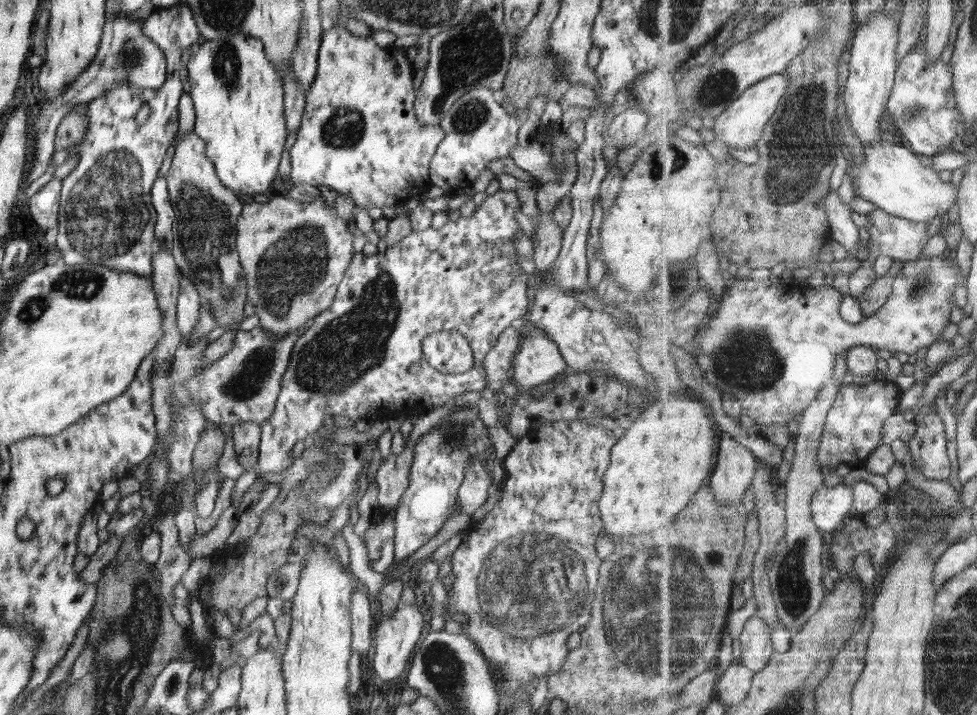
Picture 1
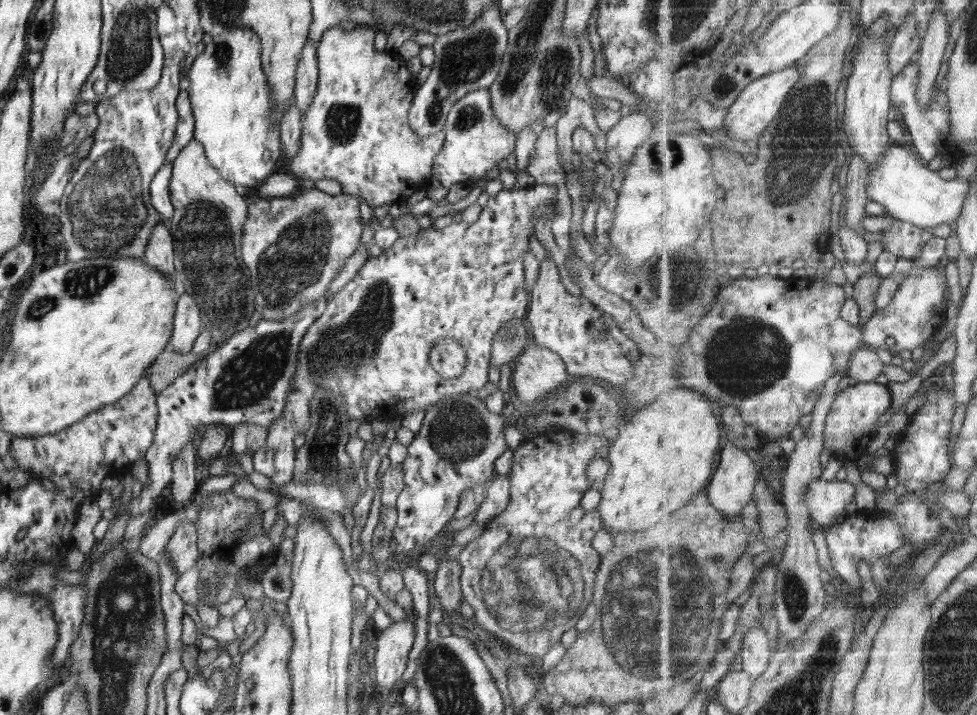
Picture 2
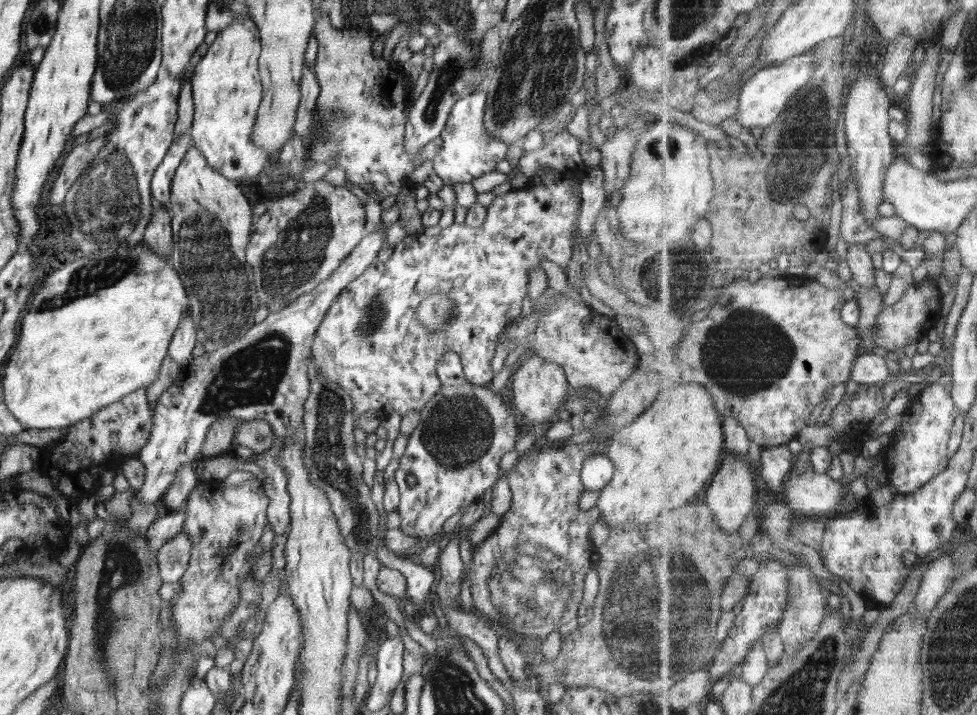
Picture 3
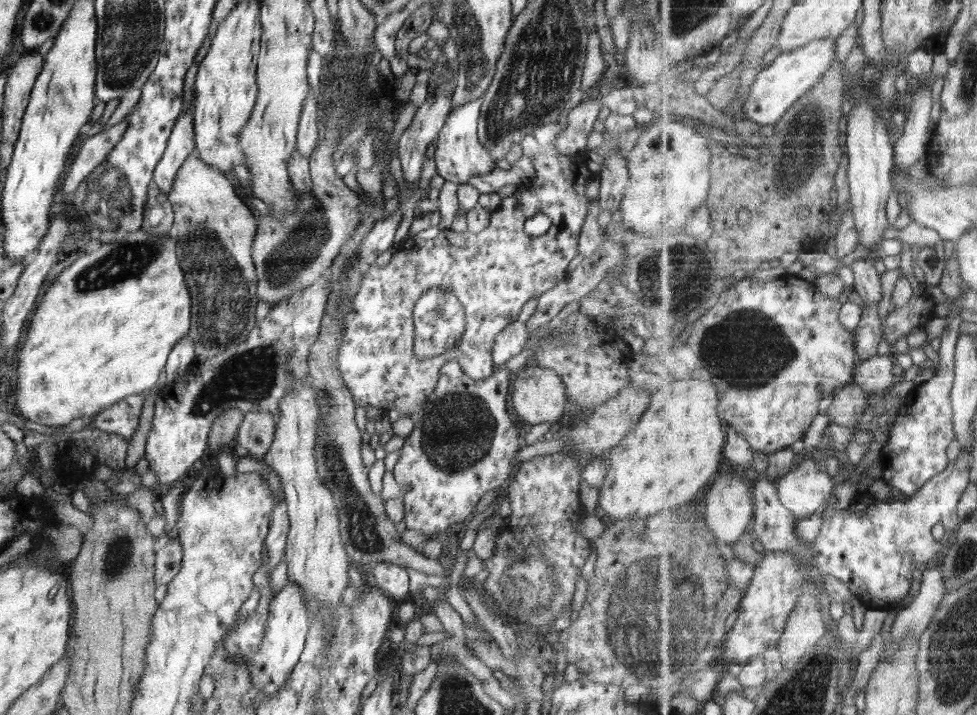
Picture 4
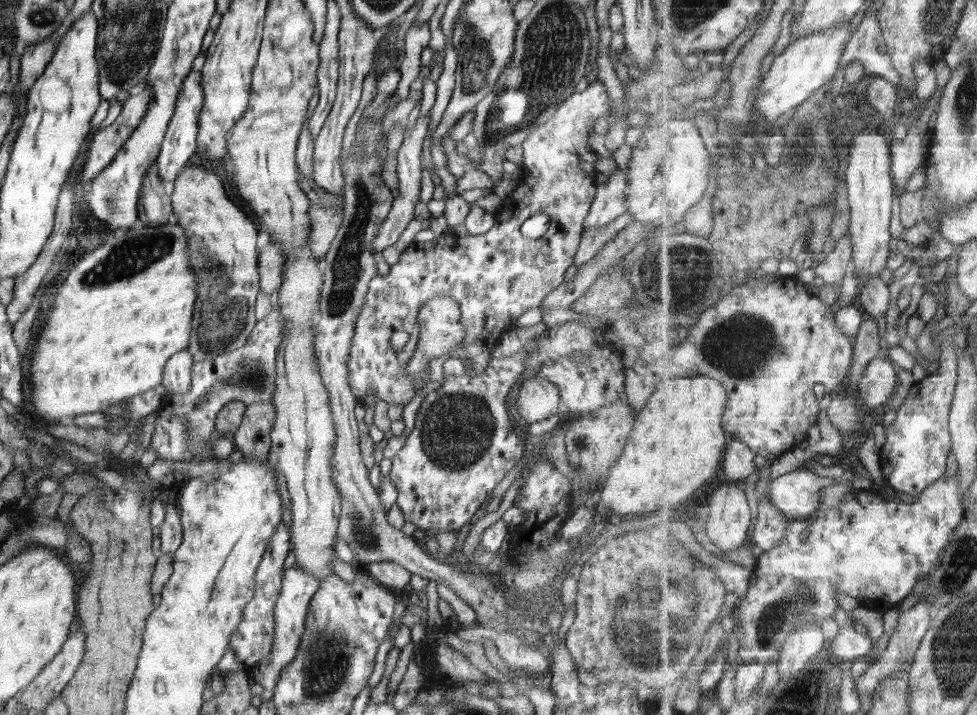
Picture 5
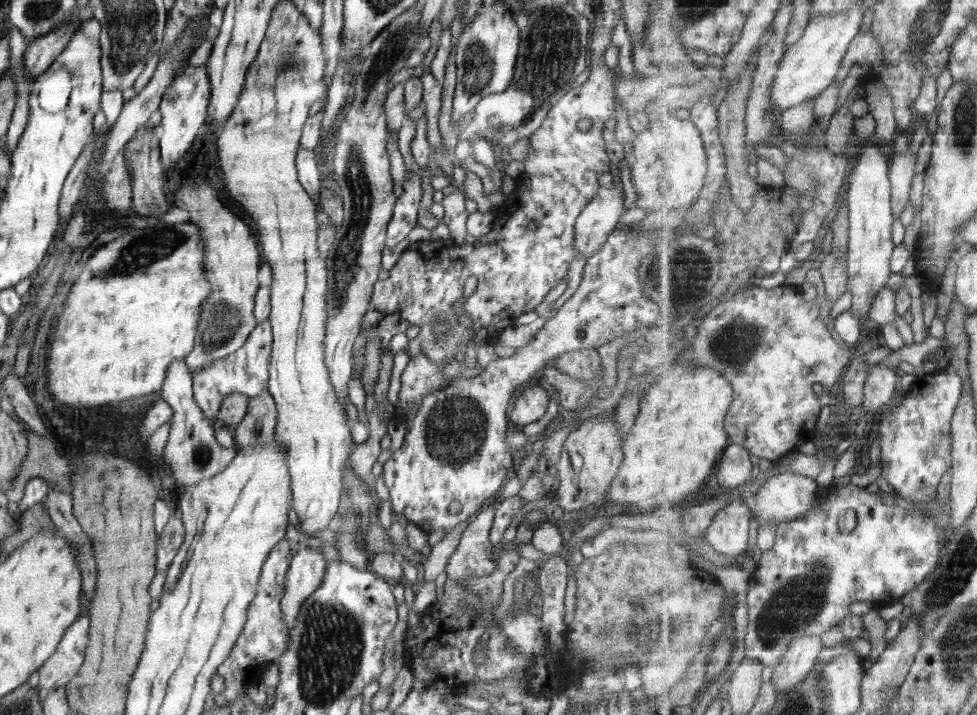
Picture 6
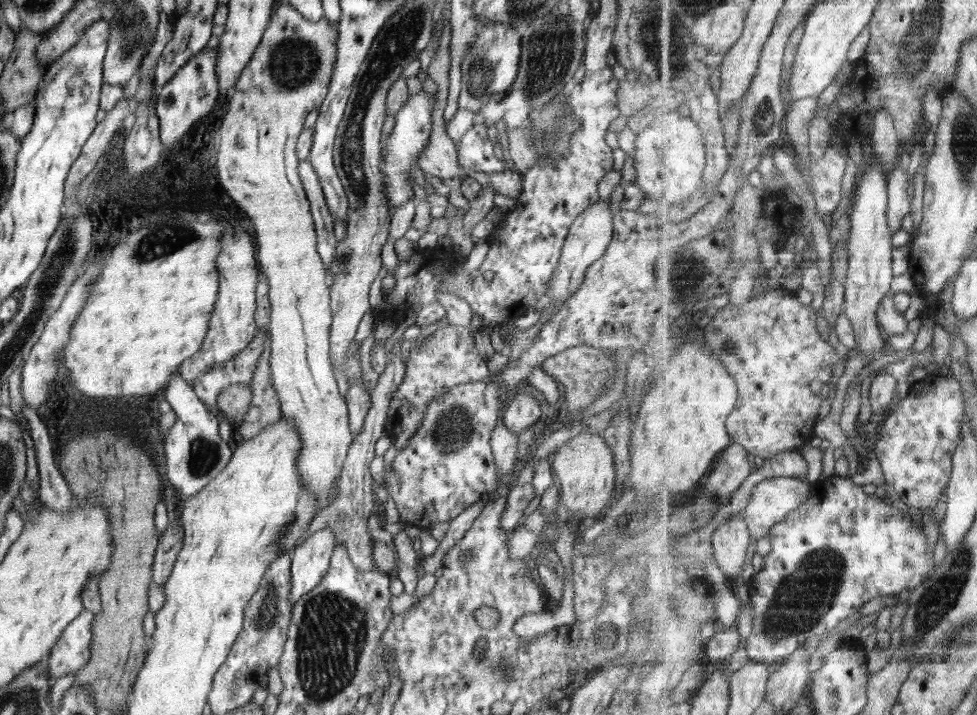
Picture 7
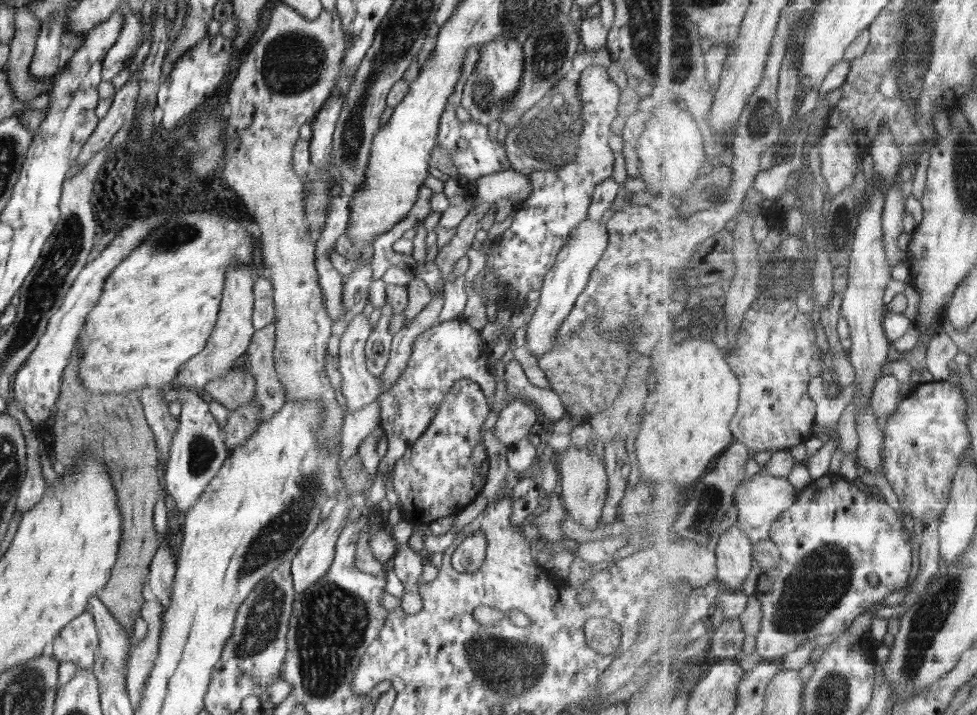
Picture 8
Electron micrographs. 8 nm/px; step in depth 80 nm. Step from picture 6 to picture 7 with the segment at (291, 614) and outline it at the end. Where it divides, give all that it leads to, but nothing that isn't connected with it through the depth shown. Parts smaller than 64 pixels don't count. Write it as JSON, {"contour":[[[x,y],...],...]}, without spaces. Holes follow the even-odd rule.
{"contour":[[[330,527],[309,533],[292,553],[291,608],[295,602],[320,584],[329,571],[335,550],[335,534]]]}

